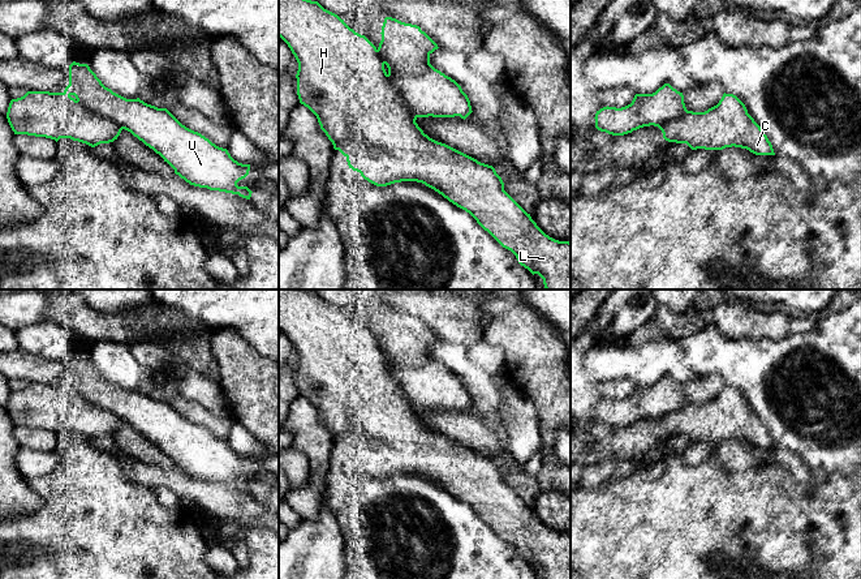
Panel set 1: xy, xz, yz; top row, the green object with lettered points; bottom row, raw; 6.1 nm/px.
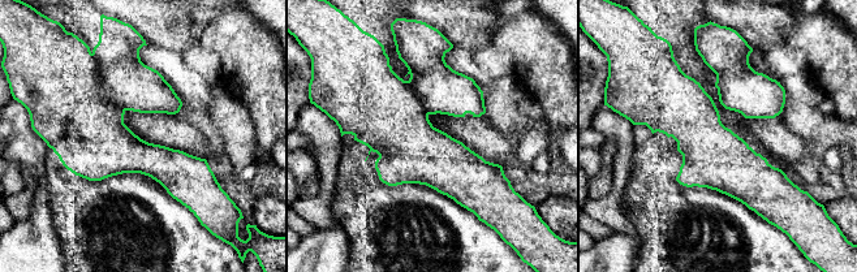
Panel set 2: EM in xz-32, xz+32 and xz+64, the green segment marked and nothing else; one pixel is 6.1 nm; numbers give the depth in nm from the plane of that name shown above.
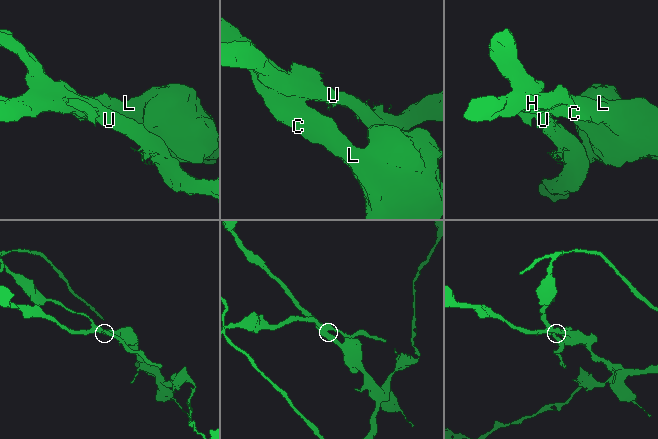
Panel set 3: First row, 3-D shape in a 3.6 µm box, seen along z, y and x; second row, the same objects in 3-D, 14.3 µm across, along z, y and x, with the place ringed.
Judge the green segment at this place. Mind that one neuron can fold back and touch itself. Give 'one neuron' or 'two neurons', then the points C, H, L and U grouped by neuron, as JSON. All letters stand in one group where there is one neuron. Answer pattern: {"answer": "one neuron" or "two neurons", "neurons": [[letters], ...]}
{"answer": "two neurons", "neurons": [["C", "H", "L"], ["U"]]}

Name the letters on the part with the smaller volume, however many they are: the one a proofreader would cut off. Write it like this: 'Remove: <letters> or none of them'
Remove: U

